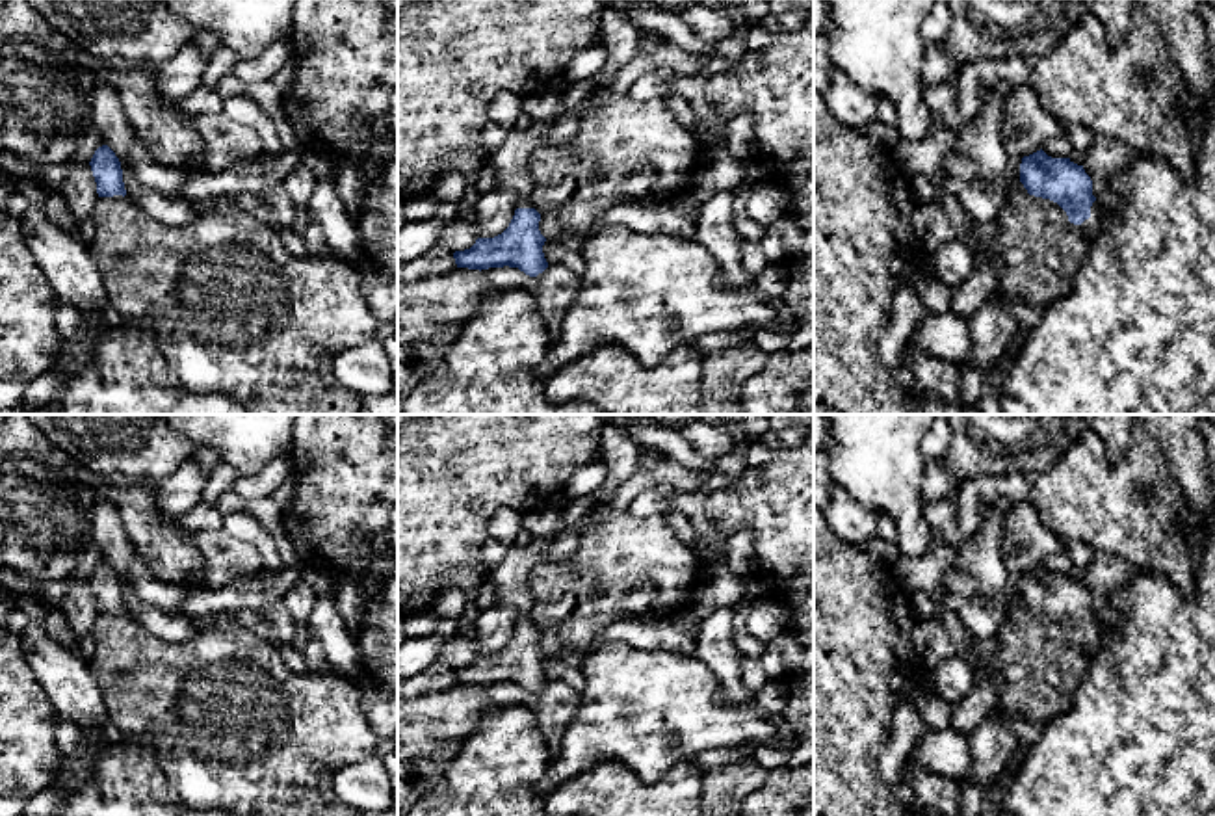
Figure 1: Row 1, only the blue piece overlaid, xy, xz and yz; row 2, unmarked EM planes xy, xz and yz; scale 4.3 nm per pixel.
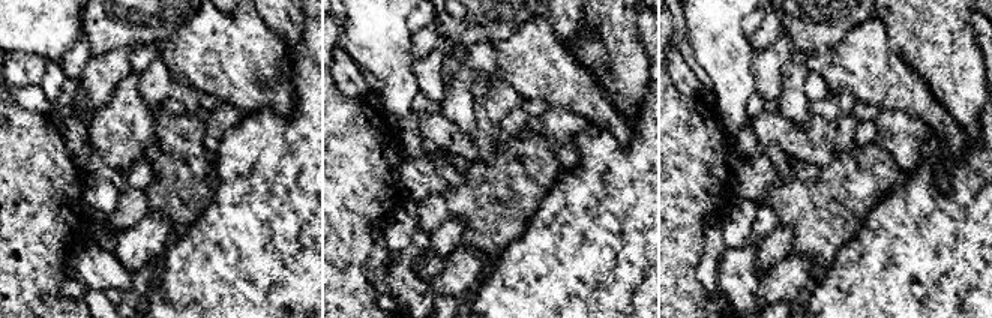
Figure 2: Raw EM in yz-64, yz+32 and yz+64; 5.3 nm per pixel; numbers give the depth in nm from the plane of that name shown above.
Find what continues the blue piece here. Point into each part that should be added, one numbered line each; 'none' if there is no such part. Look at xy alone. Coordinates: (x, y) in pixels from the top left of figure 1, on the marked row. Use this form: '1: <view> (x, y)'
1: xy (235, 313)

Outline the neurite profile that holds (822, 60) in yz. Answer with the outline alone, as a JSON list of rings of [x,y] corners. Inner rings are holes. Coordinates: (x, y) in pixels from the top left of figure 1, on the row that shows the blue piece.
[[[825,30],[814,33],[814,87],[819,93],[829,89],[829,72],[832,69],[832,61],[829,56],[829,37]]]

